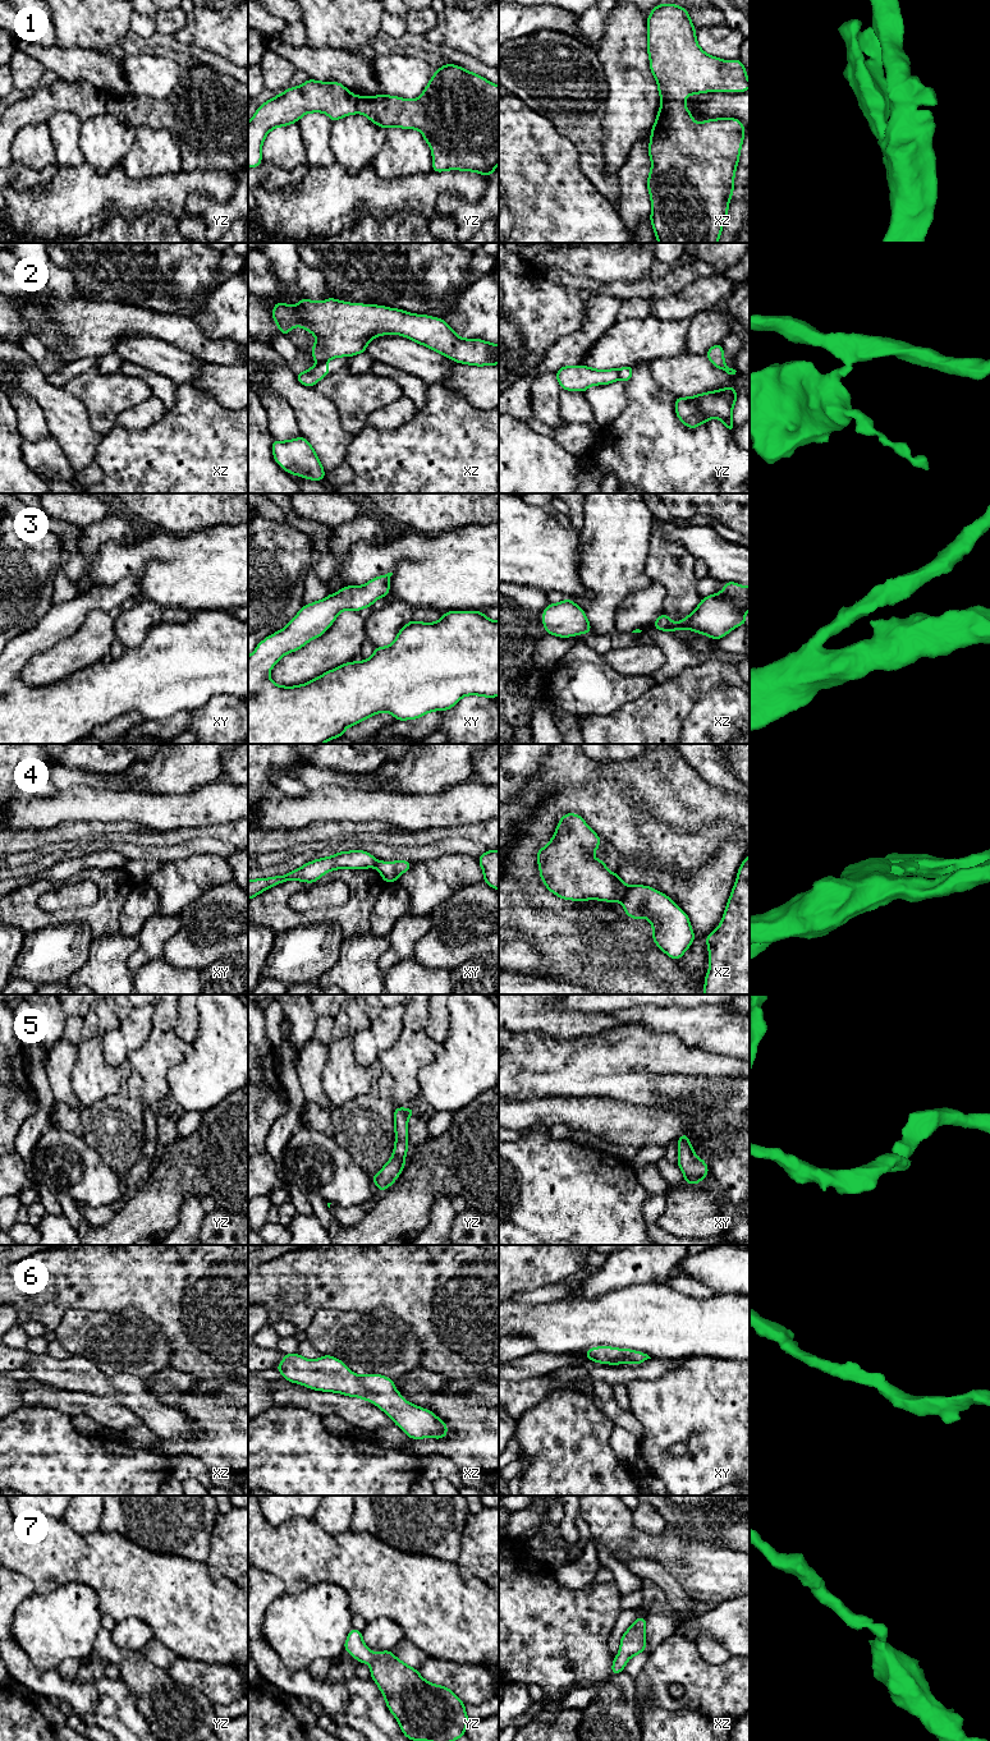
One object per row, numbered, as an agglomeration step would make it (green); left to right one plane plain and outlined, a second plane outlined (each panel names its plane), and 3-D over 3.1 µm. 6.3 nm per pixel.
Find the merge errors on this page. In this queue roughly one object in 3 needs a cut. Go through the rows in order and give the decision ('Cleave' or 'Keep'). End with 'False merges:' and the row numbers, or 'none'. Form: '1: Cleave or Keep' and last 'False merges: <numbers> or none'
1: Keep
2: Cleave
3: Keep
4: Cleave
5: Keep
6: Keep
7: Keep
False merges: 2, 4

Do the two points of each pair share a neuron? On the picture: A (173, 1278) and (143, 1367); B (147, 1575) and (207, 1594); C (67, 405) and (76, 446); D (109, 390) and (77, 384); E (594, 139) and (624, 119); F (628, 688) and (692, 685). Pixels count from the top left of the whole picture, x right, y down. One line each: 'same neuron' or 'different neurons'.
A: different neurons
B: same neuron
C: same neuron
D: same neuron
E: different neurons
F: different neurons

